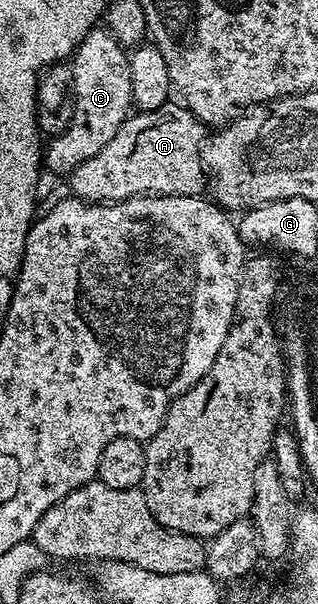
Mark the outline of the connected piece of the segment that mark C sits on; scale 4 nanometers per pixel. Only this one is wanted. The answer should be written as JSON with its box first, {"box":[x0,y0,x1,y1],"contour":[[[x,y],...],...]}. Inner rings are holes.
{"box":[42,26,133,174],"contour":[[[97,26],[88,32],[86,38],[76,48],[70,60],[70,91],[74,97],[74,111],[68,129],[61,136],[53,136],[47,141],[42,152],[42,160],[52,172],[71,174],[79,164],[94,158],[122,126],[133,111],[132,91],[130,90],[129,53],[123,44],[116,41],[107,27]]]}

